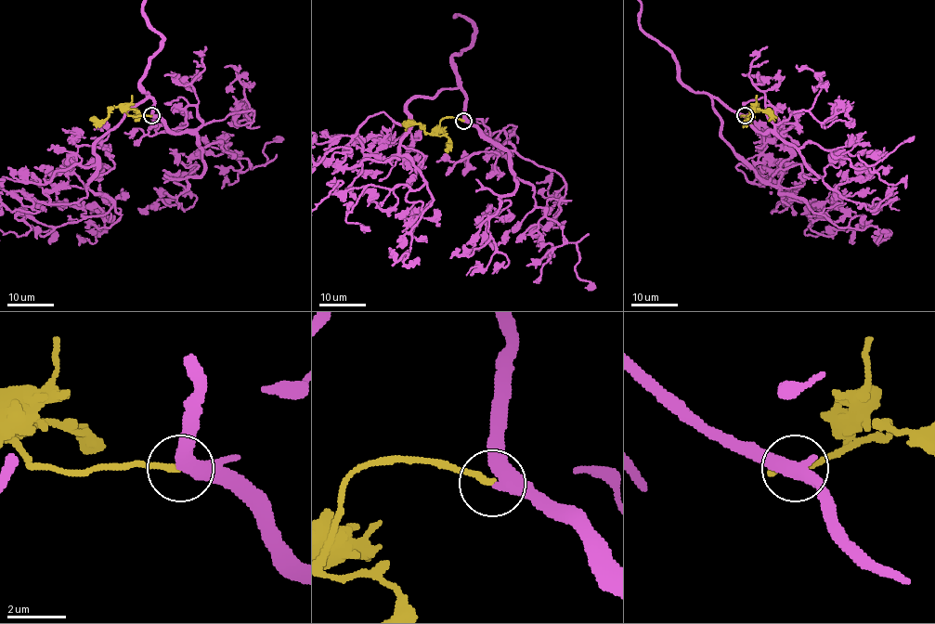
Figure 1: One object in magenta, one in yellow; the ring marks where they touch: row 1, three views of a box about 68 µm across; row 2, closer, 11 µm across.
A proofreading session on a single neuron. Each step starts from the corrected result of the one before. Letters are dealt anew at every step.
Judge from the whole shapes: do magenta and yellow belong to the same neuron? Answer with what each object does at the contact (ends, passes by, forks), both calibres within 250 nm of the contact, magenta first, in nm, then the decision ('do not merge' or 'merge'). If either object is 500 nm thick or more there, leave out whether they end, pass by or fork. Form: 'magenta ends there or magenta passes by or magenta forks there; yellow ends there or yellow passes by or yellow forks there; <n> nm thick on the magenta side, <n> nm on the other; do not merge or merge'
magenta passes by; yellow ends there; 440 nm thick on the magenta side, 200 nm on the other; merge

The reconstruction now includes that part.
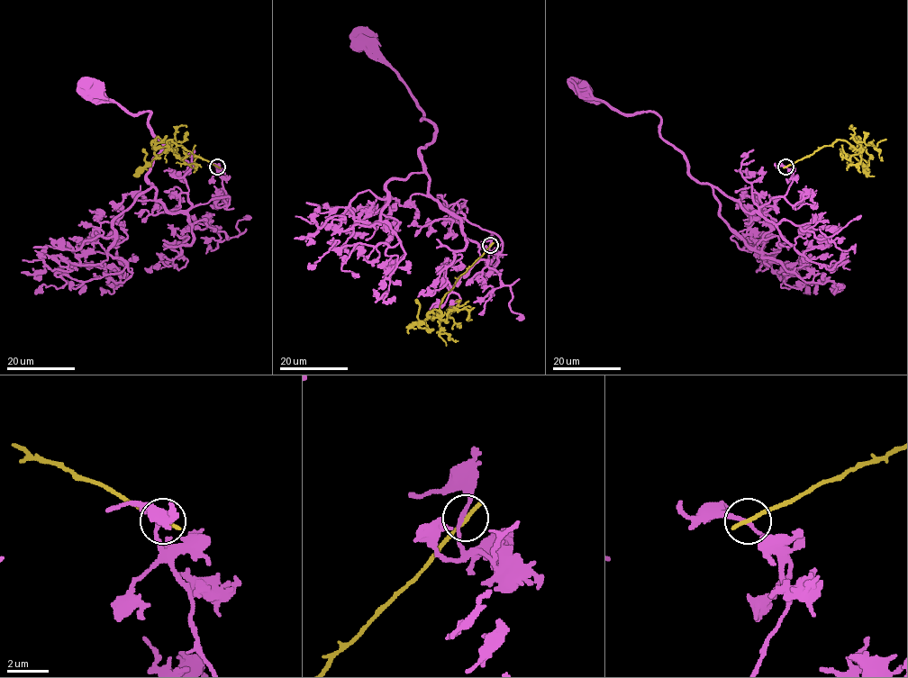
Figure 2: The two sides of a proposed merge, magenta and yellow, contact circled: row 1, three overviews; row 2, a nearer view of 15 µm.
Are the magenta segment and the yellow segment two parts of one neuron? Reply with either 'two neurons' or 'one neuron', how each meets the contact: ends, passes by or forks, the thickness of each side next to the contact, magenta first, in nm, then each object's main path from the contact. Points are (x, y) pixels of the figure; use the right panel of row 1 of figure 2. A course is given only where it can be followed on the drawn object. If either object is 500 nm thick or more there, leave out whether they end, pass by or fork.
two neurons; magenta passes by; yellow ends; calibres 180 and 240 nm; course magenta (786, 167), (787, 193), (748, 212), (691, 176), (686, 158), (660, 136), (655, 112), (621, 113), (583, 93); course yellow (786, 167), (838, 140), (845, 140), (850, 147), (861, 143), (871, 158), (869, 164), (867, 166), (839, 149)

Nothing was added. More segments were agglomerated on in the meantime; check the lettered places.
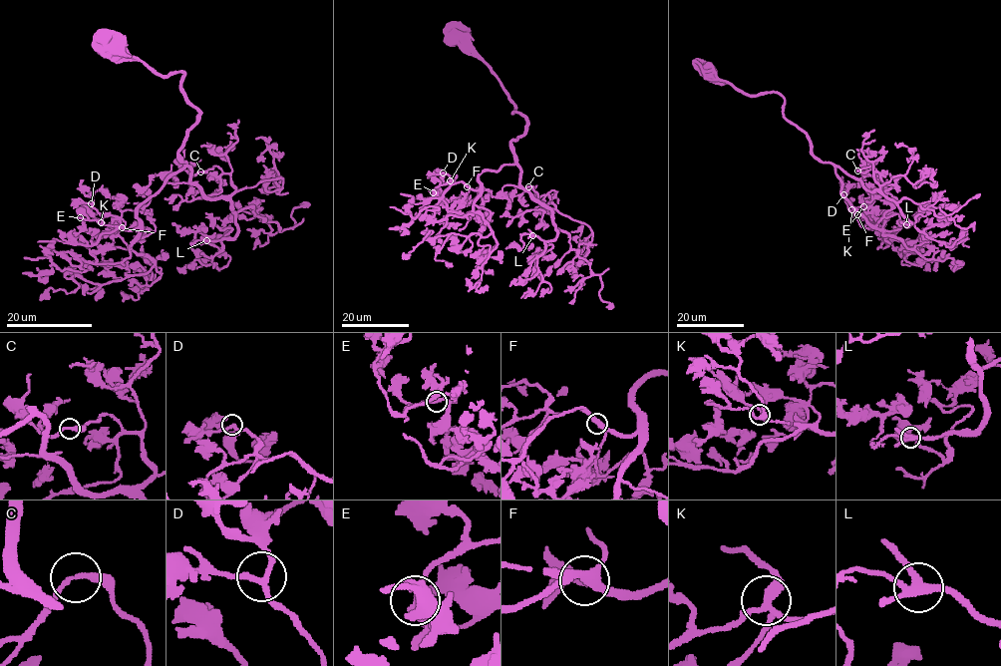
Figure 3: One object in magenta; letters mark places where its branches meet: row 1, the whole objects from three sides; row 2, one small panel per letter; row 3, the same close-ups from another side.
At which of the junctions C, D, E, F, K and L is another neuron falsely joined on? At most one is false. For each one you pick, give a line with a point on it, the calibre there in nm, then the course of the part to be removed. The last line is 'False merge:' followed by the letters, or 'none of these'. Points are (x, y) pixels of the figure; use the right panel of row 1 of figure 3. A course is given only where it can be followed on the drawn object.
False merge: none of these

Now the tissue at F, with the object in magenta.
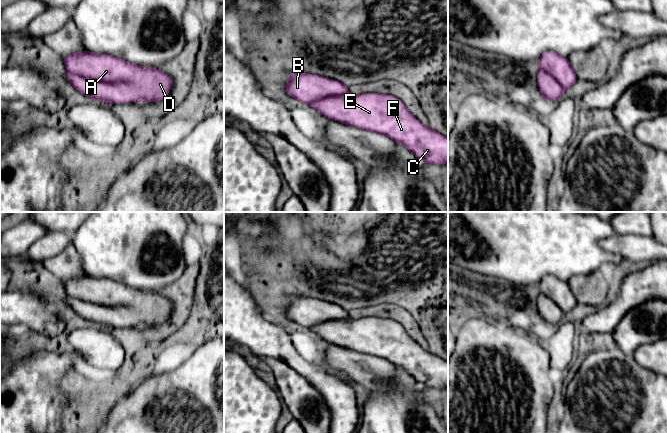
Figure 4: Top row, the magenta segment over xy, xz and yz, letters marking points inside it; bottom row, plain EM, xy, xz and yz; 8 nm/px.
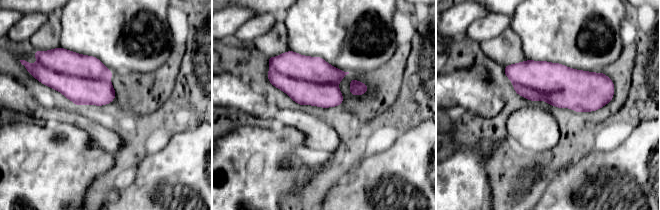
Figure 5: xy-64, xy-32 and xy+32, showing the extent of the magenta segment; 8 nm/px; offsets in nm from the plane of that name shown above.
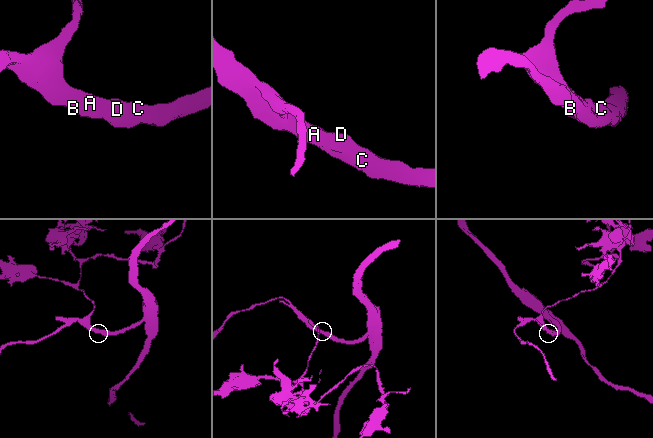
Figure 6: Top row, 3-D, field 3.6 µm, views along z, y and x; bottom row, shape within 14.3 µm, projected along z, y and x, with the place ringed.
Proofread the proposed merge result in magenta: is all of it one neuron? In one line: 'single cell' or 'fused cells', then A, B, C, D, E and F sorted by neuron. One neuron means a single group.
single cell | A B C D E F

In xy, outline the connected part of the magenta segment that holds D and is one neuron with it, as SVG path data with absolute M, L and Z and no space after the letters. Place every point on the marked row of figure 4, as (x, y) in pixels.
M85 50L62 59L67 69L66 79L94 101L158 102L173 86L172 79L156 68L131 64L108 54Z

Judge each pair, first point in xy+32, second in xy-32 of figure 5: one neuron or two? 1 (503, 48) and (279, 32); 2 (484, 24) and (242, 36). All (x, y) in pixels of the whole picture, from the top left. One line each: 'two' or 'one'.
1: one
2: one

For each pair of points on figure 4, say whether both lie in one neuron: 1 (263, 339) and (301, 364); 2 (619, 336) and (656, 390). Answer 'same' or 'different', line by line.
1: same
2: different

